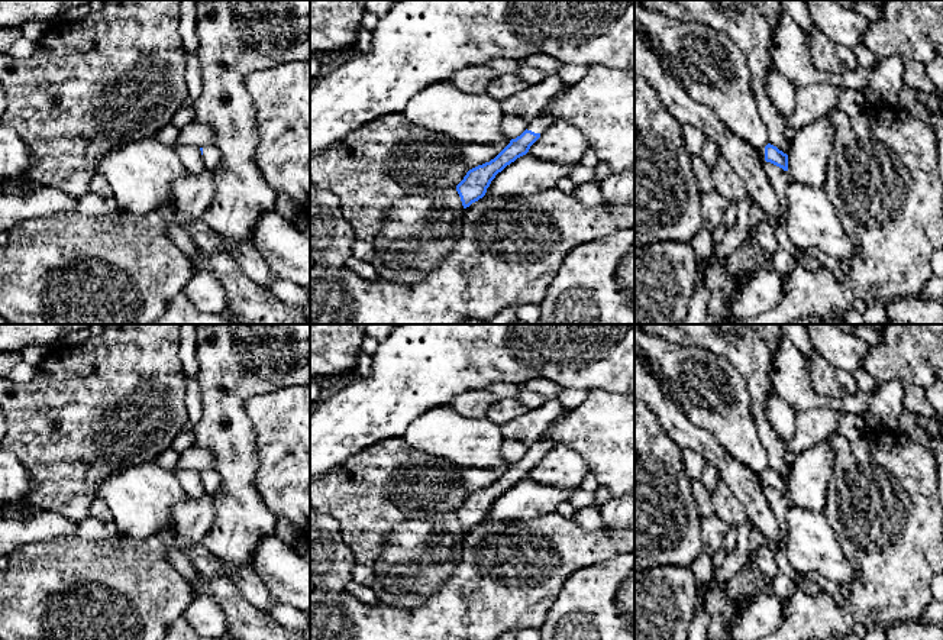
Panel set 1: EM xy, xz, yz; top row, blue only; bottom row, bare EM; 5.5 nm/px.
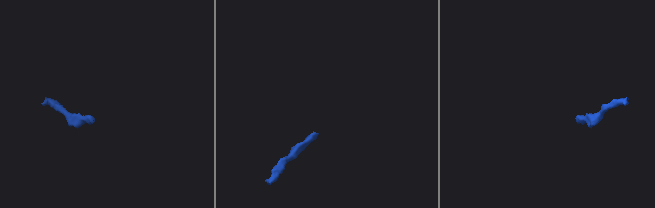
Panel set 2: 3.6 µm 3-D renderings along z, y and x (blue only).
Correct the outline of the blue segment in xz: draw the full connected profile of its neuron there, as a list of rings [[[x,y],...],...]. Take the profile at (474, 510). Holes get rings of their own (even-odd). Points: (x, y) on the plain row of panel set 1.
[[[548,429],[536,443],[527,447],[527,453],[516,463],[511,463],[494,484],[469,494],[456,510],[464,533],[482,523],[495,500],[517,482],[526,479],[553,445],[555,442],[550,439]]]

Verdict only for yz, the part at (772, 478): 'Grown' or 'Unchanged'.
Grown

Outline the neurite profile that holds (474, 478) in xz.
[[[507,460],[497,468],[465,468],[462,482],[469,494],[472,494],[494,484],[508,468],[510,463]]]

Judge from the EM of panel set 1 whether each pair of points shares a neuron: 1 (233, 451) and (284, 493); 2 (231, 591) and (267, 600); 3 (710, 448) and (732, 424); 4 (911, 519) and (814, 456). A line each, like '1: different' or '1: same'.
1: different
2: different
3: different
4: different

